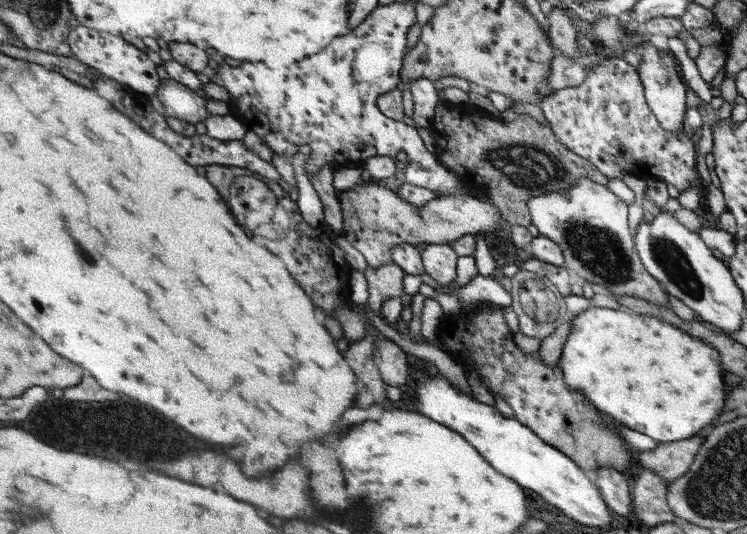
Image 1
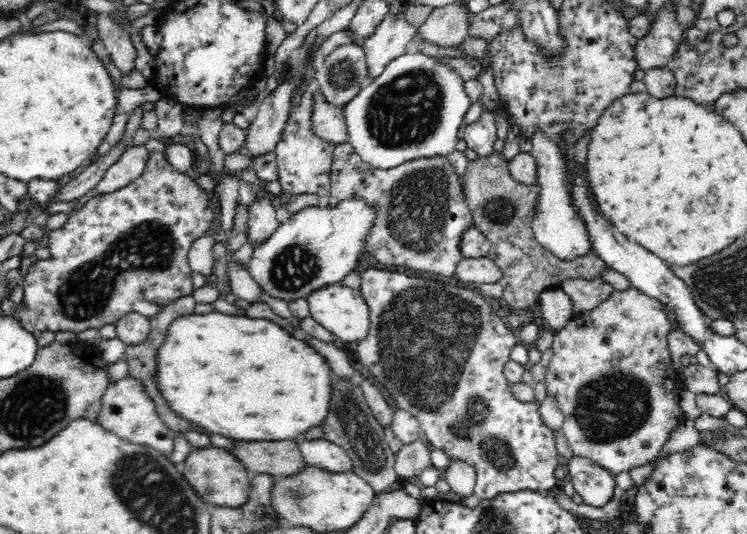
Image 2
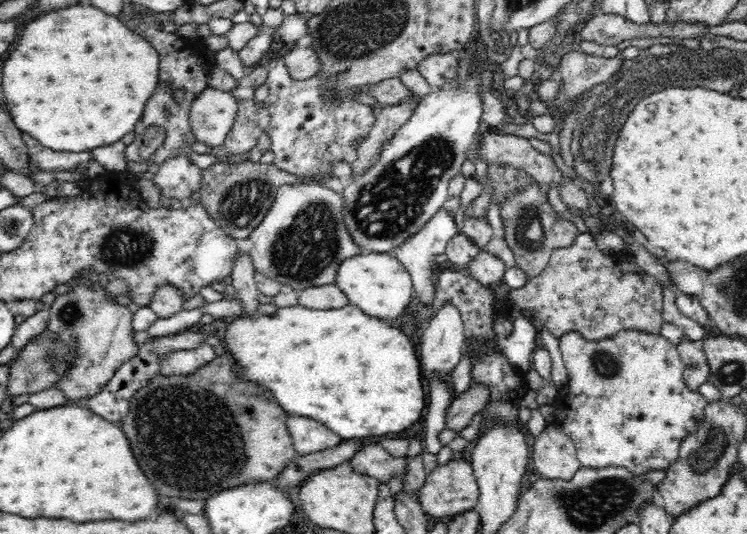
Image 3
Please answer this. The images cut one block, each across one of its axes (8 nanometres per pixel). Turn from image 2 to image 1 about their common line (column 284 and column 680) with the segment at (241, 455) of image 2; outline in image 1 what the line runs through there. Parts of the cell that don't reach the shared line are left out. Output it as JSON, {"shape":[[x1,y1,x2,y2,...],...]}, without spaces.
{"shape":[[687,438,669,444,657,444,655,450,645,450,643,454,635,454,635,464,641,464,643,470,651,470,659,474,663,480,673,482,683,476,689,466,695,462,695,454,699,452,703,438]]}

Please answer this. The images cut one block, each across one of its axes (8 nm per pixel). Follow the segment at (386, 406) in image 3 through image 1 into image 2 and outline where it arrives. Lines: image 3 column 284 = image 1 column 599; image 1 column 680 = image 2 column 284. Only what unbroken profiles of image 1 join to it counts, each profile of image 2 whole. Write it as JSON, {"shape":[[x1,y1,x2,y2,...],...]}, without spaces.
{"shape":[[220,312,190,314,176,318,156,356,156,386,170,410,204,428,238,442,284,442,300,440,312,426,324,422,330,408,330,368,306,342,292,338,268,318,226,316]]}

